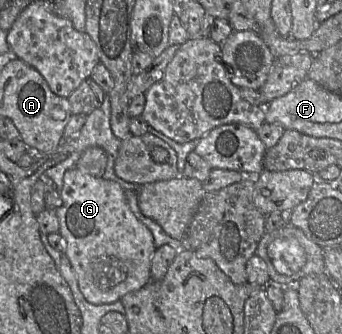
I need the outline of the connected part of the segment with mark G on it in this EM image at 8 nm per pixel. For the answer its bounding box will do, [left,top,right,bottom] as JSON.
[55,166,156,305]

